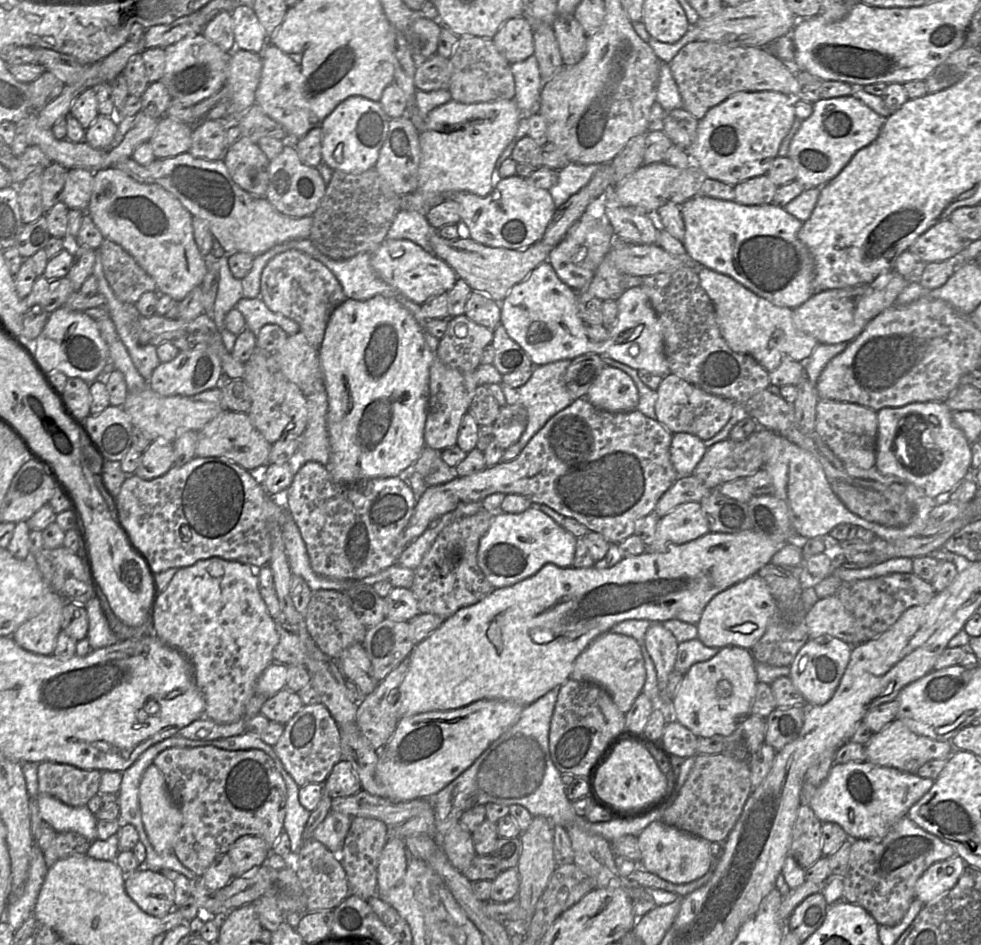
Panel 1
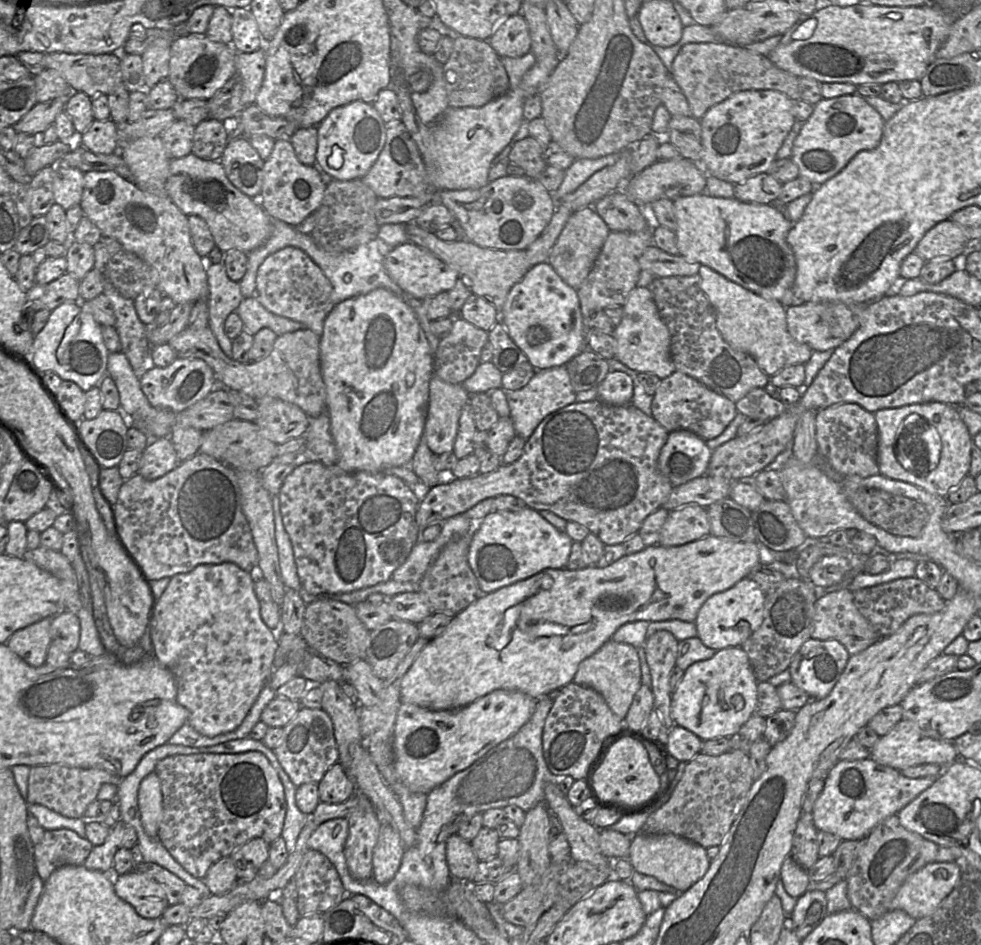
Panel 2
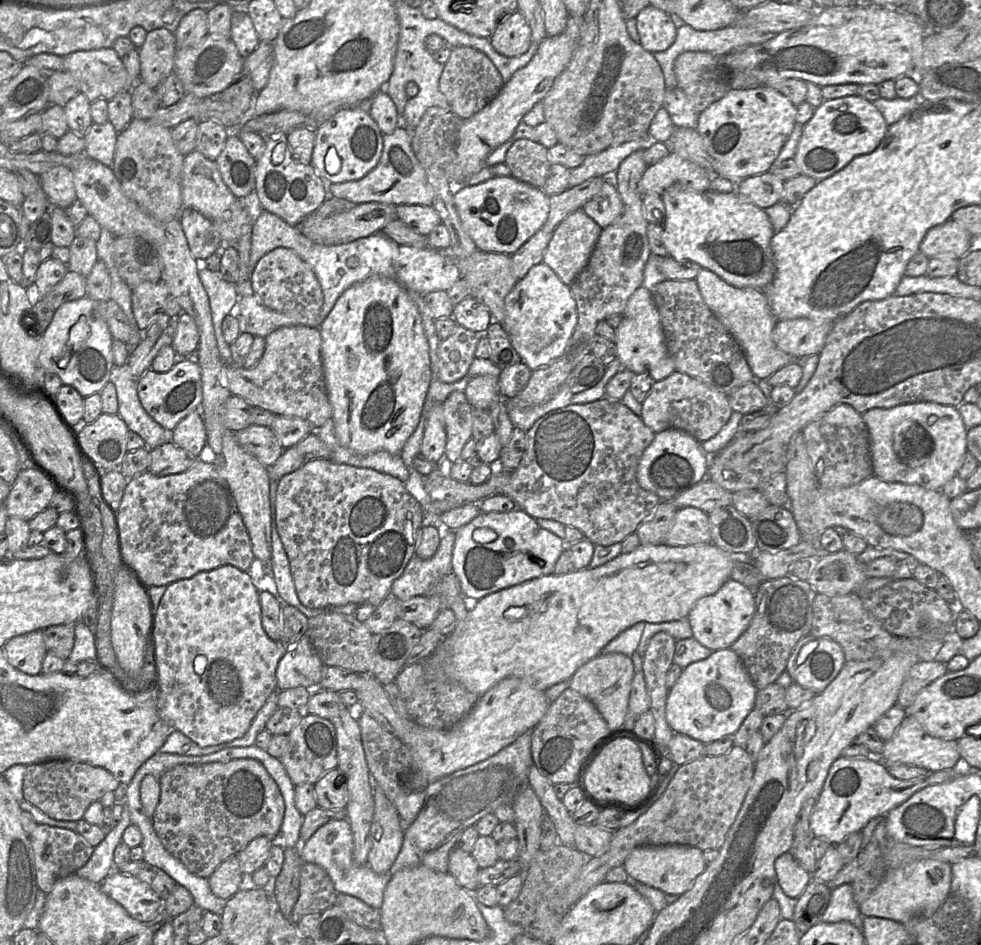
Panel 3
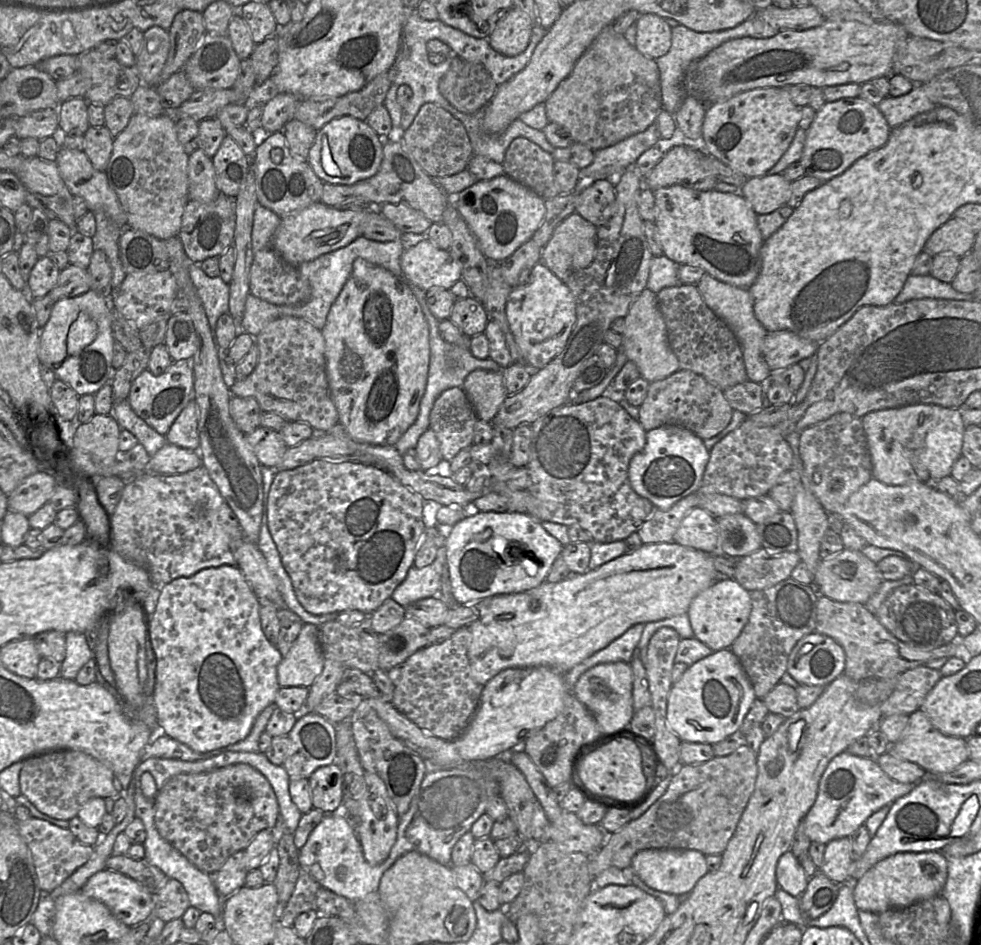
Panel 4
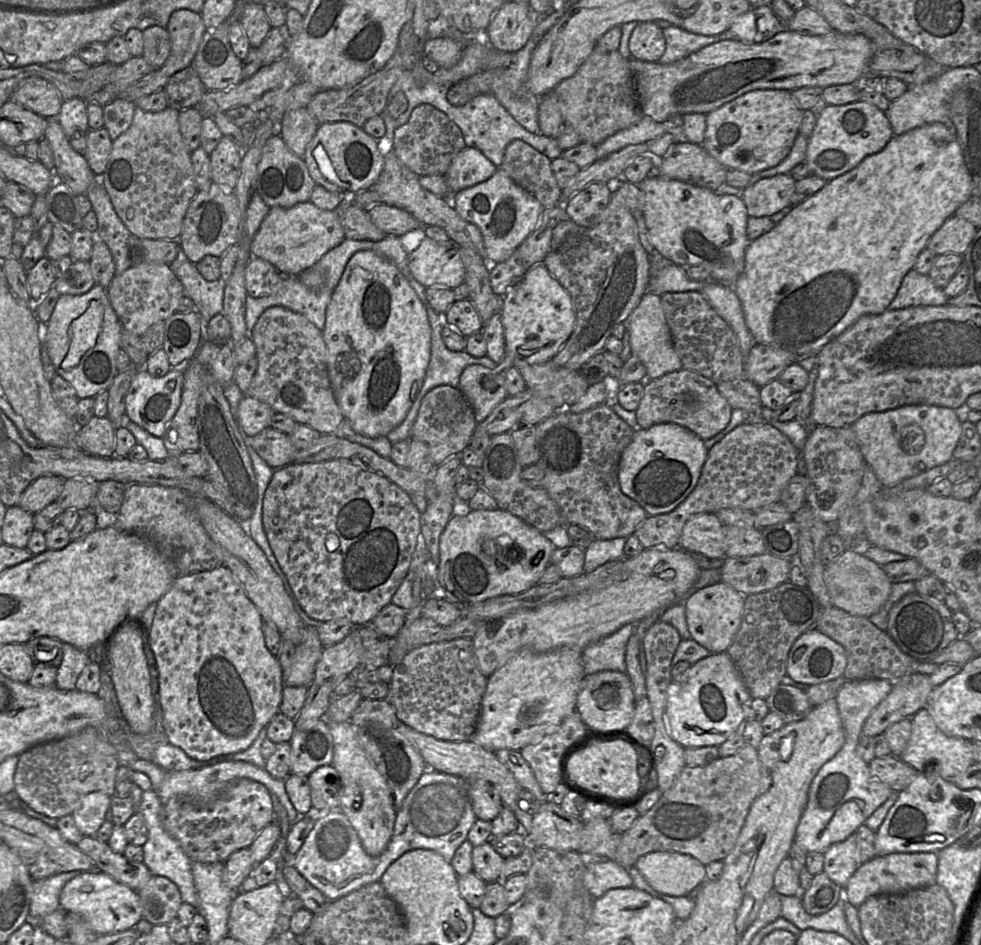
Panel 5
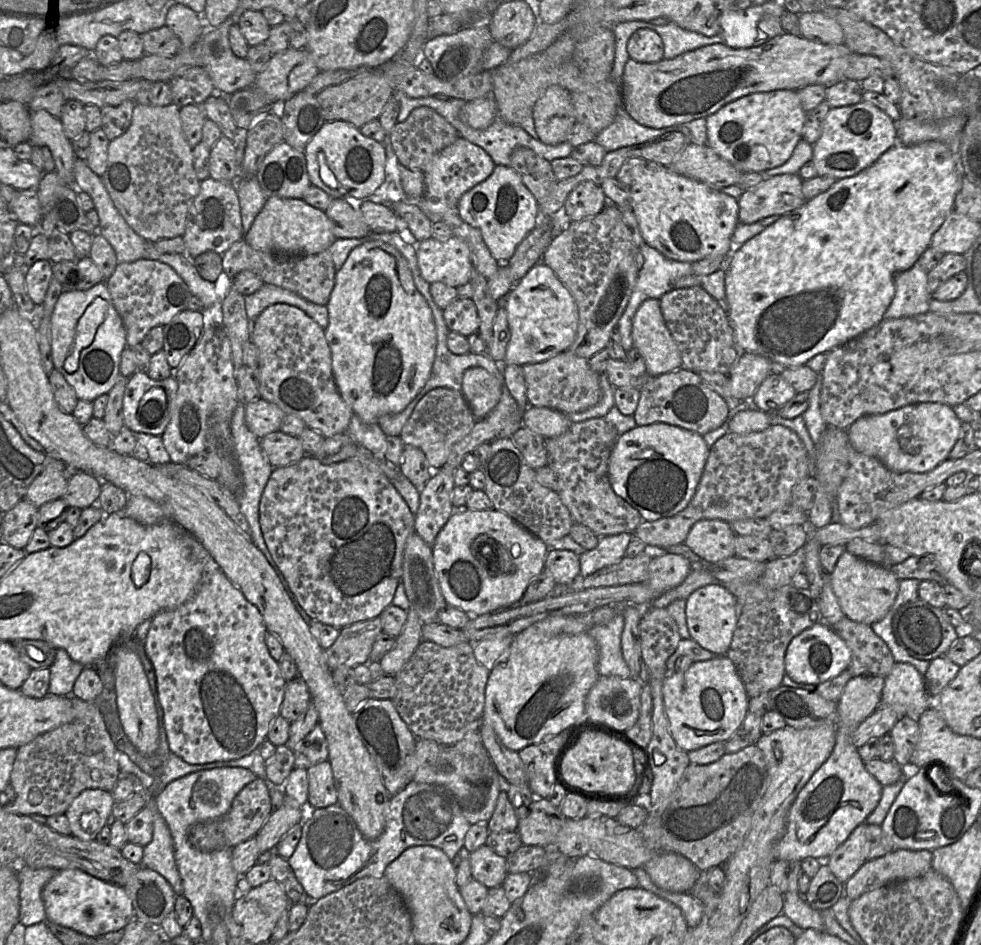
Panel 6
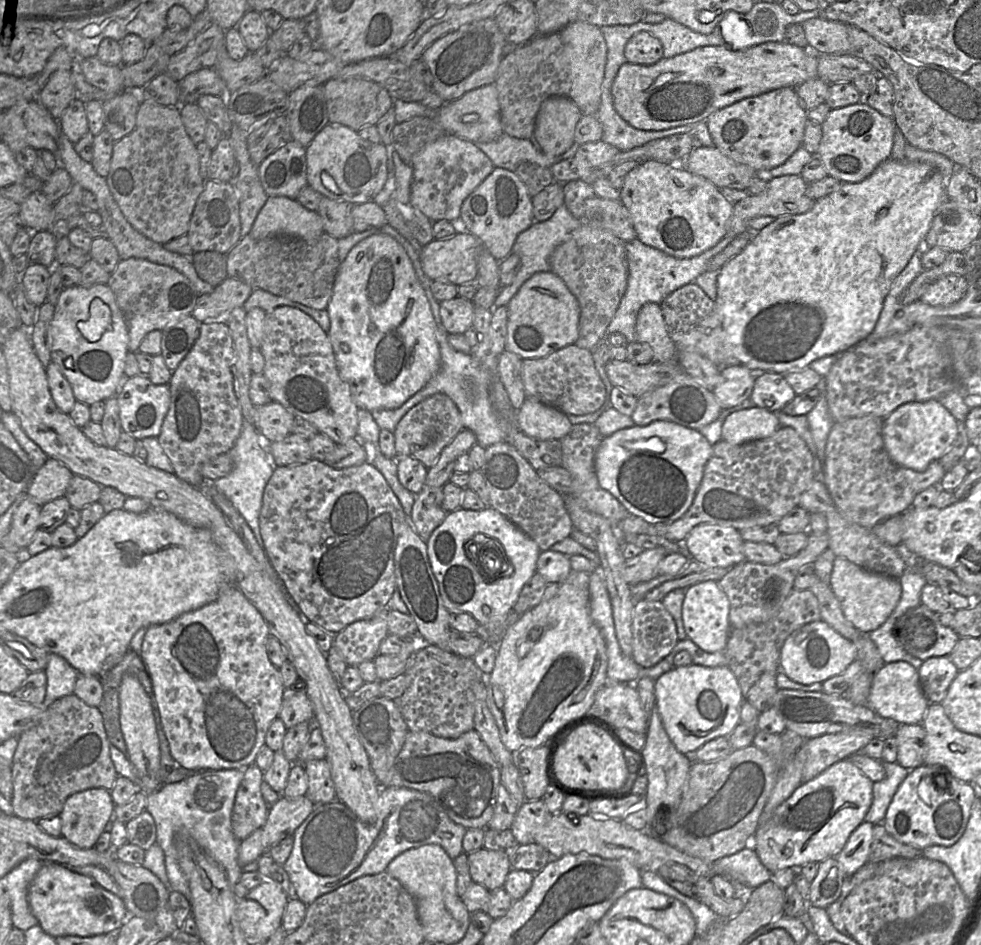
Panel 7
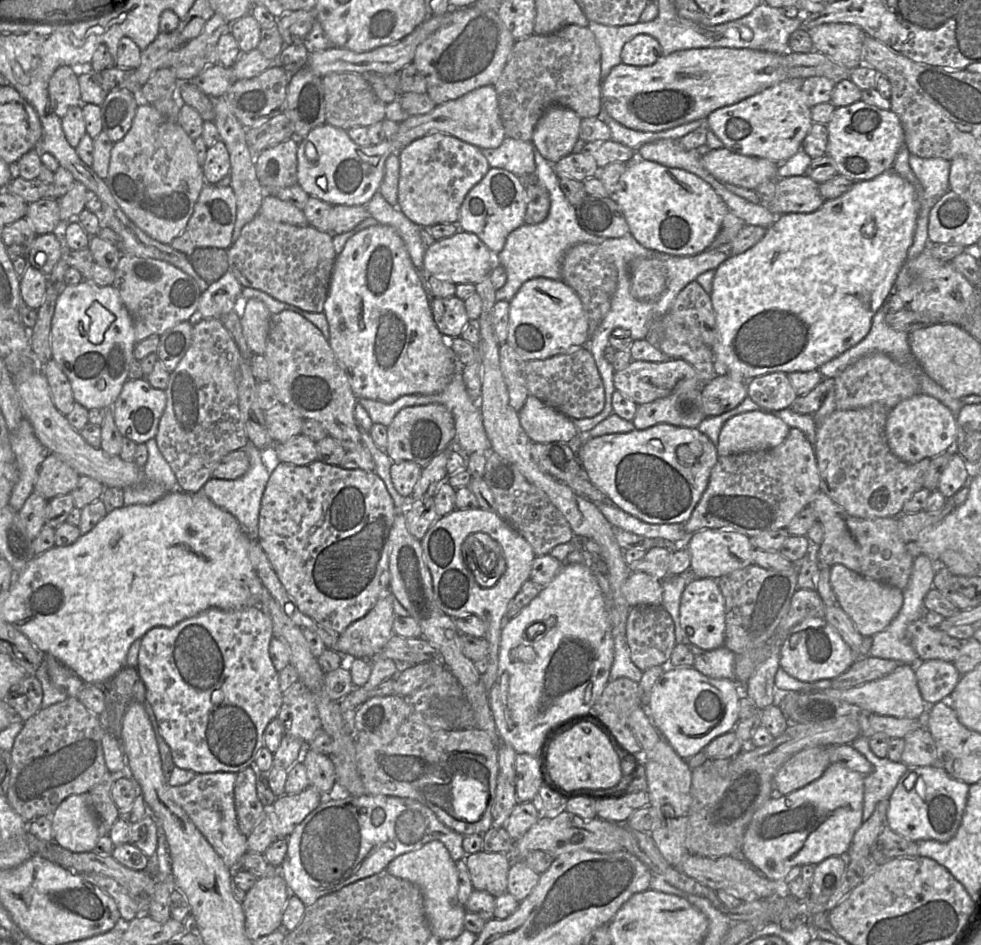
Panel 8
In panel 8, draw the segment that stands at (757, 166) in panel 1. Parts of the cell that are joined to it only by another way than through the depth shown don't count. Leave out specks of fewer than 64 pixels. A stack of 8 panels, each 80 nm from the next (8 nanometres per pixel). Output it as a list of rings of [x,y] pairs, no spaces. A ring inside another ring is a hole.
[[[786,80],[742,101],[718,108],[706,118],[706,126],[734,153],[783,163],[802,148],[813,120],[801,89],[803,80]]]

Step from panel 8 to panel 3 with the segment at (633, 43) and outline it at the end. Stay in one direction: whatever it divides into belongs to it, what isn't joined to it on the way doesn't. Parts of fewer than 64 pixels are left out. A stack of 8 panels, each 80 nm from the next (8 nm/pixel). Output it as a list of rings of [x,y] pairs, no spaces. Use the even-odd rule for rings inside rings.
[[[650,4],[640,11],[636,22],[639,44],[650,53],[667,50],[676,39],[677,28],[671,16]]]

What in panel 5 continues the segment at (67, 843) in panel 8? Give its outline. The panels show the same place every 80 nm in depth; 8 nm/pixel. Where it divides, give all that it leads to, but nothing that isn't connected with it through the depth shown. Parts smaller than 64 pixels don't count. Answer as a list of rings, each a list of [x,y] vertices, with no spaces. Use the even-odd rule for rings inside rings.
[[[91,792],[80,799],[71,816],[84,836],[93,837],[107,820],[111,800],[112,797],[102,792]]]

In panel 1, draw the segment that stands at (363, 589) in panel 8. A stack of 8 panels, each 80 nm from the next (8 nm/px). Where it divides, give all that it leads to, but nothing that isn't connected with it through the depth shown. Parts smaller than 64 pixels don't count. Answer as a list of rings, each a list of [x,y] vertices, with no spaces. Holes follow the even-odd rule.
[[[312,461],[302,464],[287,489],[286,510],[300,531],[311,568],[319,575],[334,579],[362,581],[395,565],[404,550],[397,547],[397,540],[411,518],[415,506],[416,498],[403,477],[338,483],[326,466]]]

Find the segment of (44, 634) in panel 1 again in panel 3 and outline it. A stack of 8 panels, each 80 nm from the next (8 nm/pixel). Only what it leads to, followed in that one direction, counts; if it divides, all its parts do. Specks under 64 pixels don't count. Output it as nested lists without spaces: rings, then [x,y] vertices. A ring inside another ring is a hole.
[[[43,629],[15,636],[4,644],[3,649],[8,662],[19,671],[28,675],[41,673],[47,653]]]

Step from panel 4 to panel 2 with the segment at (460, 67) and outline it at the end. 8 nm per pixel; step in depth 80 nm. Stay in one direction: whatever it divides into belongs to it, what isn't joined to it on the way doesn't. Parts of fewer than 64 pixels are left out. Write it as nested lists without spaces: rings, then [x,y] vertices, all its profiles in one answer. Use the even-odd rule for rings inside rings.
[[[458,36],[443,66],[448,103],[452,107],[481,107],[510,89],[509,77],[501,57],[488,40]]]

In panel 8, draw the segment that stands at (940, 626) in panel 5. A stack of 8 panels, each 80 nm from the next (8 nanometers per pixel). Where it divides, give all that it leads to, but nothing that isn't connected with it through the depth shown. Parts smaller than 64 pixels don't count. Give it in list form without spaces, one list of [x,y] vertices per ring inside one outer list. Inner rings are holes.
[[[922,618],[910,623],[908,639],[922,661],[940,659],[953,663],[962,647],[962,640],[929,626]]]

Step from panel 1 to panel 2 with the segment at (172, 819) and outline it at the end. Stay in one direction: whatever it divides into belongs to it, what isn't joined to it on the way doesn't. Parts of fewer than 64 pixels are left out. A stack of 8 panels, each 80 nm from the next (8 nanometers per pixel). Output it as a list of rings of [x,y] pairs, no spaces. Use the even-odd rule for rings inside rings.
[[[155,771],[142,780],[138,791],[138,805],[145,832],[152,838],[158,838],[163,810],[163,795],[161,782]]]

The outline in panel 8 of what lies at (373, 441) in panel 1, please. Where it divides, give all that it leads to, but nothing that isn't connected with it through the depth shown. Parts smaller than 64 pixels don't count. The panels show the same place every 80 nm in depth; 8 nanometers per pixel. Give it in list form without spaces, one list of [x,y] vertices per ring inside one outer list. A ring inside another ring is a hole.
[[[377,223],[351,236],[335,259],[323,310],[329,325],[329,344],[345,370],[356,398],[392,403],[405,395],[443,391],[457,367],[457,359],[437,328],[428,294],[405,244],[395,229]]]

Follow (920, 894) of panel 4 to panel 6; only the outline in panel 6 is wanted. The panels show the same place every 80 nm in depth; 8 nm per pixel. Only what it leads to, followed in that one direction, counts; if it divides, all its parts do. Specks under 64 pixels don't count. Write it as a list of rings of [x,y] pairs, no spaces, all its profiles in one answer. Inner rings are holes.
[[[893,850],[866,861],[845,883],[845,888],[848,897],[855,900],[868,891],[891,882],[922,876],[931,869],[932,851]]]

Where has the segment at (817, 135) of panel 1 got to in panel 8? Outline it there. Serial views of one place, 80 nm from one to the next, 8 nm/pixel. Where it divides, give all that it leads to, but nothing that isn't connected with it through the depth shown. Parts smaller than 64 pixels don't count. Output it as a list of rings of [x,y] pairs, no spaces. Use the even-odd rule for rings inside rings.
[[[862,100],[837,107],[827,129],[827,155],[836,162],[838,175],[854,181],[871,180],[892,169],[895,157],[905,143],[904,128],[892,110],[883,110]]]

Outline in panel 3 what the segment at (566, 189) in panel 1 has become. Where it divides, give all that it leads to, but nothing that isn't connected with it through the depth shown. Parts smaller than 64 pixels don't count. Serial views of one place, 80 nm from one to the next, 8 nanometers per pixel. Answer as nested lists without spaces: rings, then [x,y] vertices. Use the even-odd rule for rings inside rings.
[[[649,133],[646,137],[612,146],[601,152],[586,156],[580,166],[571,169],[569,188],[575,187],[591,177],[600,176],[610,179],[610,176],[617,175],[621,163],[631,153],[637,150],[646,150],[656,141]]]

